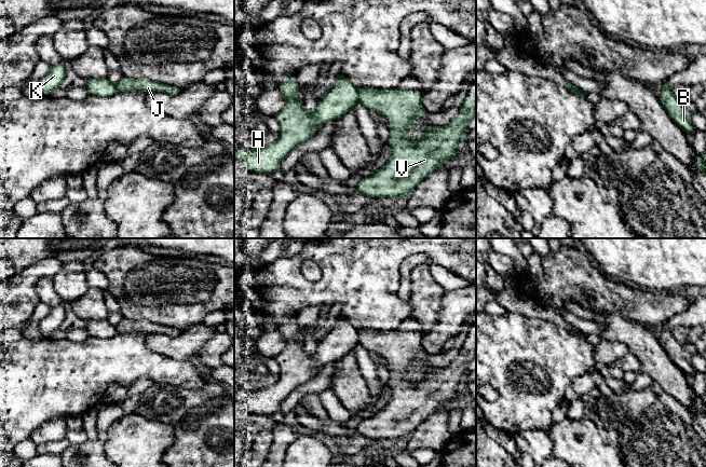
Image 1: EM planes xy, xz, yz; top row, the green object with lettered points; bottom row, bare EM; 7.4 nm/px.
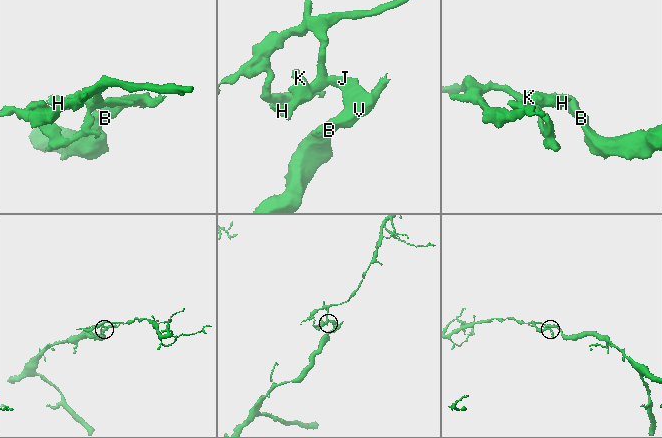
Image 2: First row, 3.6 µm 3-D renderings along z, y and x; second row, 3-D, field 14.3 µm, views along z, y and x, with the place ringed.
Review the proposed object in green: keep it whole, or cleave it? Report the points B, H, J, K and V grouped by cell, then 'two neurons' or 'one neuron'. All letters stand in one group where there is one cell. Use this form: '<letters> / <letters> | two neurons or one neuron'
B J V / H K | two neurons

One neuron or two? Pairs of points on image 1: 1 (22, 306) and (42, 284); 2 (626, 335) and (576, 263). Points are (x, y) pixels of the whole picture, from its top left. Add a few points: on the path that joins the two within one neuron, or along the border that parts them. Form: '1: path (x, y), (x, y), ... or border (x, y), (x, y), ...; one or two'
1: border (51, 277), (37, 282), (39, 300); two
2: border (595, 313), (620, 312), (635, 323); two

